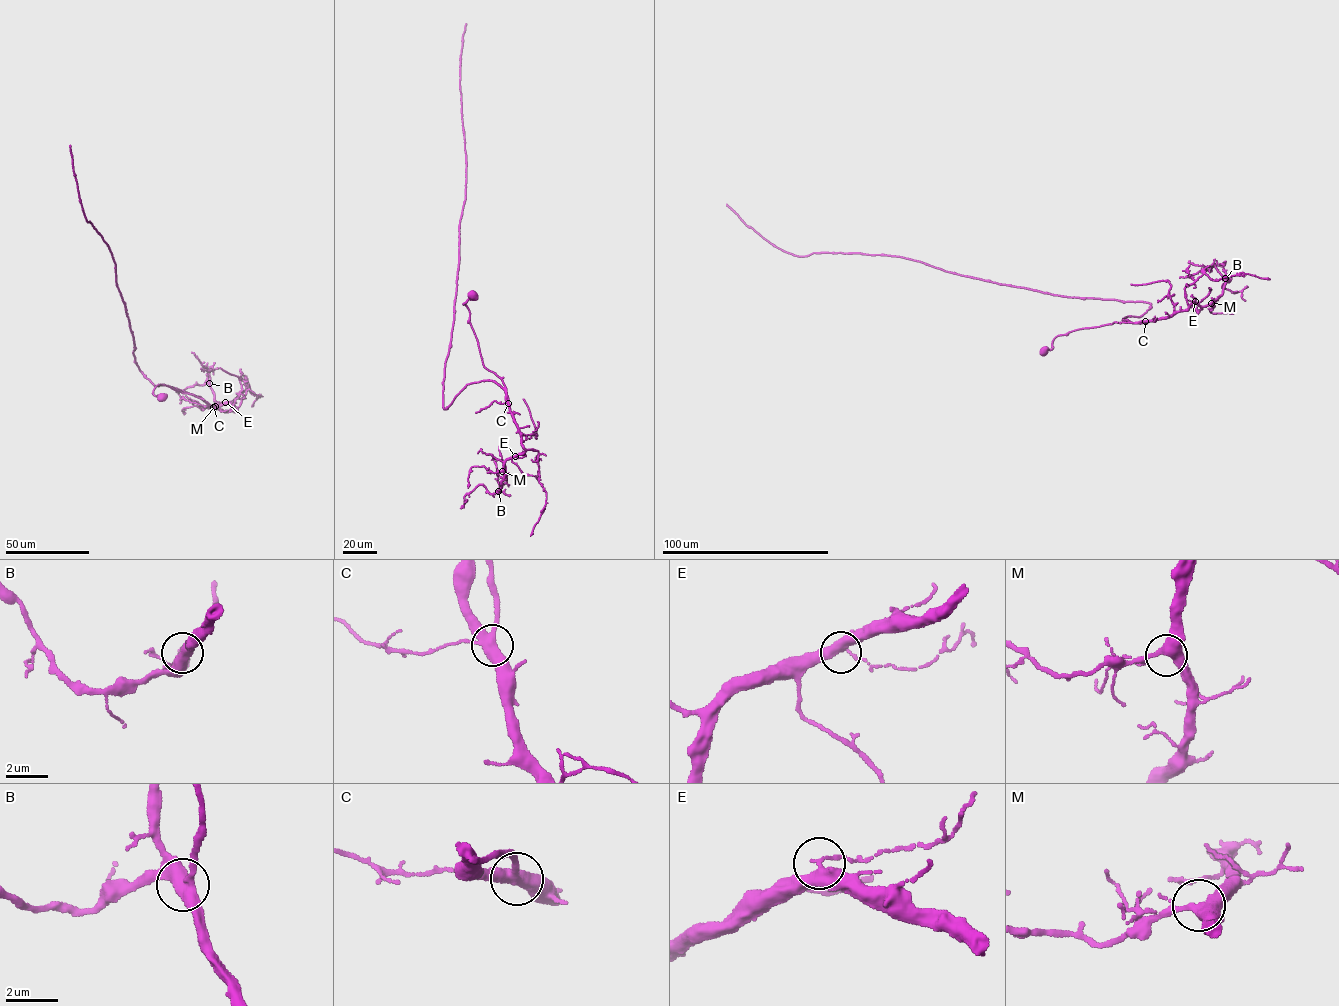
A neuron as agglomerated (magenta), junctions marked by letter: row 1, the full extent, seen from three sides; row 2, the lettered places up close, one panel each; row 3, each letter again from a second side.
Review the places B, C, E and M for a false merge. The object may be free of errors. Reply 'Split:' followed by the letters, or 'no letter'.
Split: no letter

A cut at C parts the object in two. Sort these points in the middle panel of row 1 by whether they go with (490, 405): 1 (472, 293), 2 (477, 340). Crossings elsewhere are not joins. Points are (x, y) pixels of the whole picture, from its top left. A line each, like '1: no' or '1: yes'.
1: yes
2: yes

